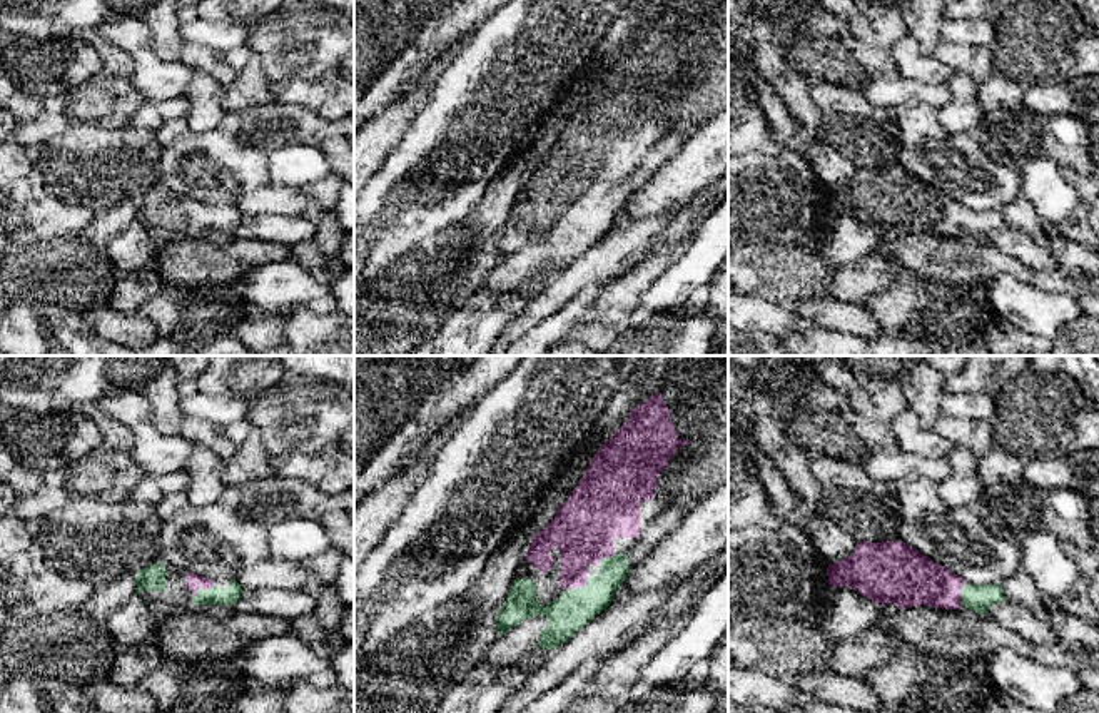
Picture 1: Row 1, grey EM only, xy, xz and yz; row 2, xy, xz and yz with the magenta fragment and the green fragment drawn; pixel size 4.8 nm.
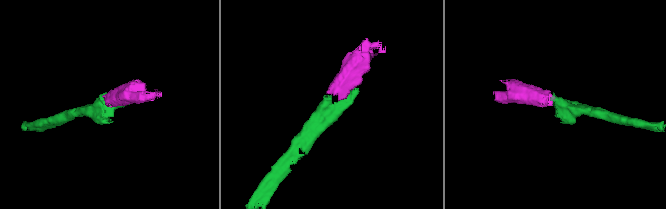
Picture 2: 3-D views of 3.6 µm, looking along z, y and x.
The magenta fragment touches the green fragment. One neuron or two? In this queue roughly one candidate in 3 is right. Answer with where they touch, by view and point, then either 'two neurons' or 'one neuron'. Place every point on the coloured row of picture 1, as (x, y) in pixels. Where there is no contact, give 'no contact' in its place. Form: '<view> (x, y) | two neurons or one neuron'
xy (197, 588) | one neuron

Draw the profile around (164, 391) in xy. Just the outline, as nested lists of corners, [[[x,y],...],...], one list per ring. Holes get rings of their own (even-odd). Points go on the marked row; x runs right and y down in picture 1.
[[[164,367],[142,389],[150,401],[150,421],[162,434],[174,434],[180,427],[184,419],[180,396],[184,389],[172,367]]]

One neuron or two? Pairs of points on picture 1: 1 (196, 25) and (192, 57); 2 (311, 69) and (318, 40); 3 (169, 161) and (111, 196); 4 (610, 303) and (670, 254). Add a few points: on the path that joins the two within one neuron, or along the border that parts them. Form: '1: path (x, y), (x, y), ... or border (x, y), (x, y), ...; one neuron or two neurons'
1: border (184, 40), (211, 45), (221, 52); two neurons
2: path (311, 62), (311, 47); one neuron
3: border (154, 131), (161, 154); two neurons
4: path (625, 293), (655, 266); one neuron

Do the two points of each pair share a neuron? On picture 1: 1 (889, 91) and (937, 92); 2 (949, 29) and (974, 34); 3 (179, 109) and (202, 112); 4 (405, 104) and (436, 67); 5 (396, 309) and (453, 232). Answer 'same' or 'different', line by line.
1: same
2: same
3: different
4: same
5: same

